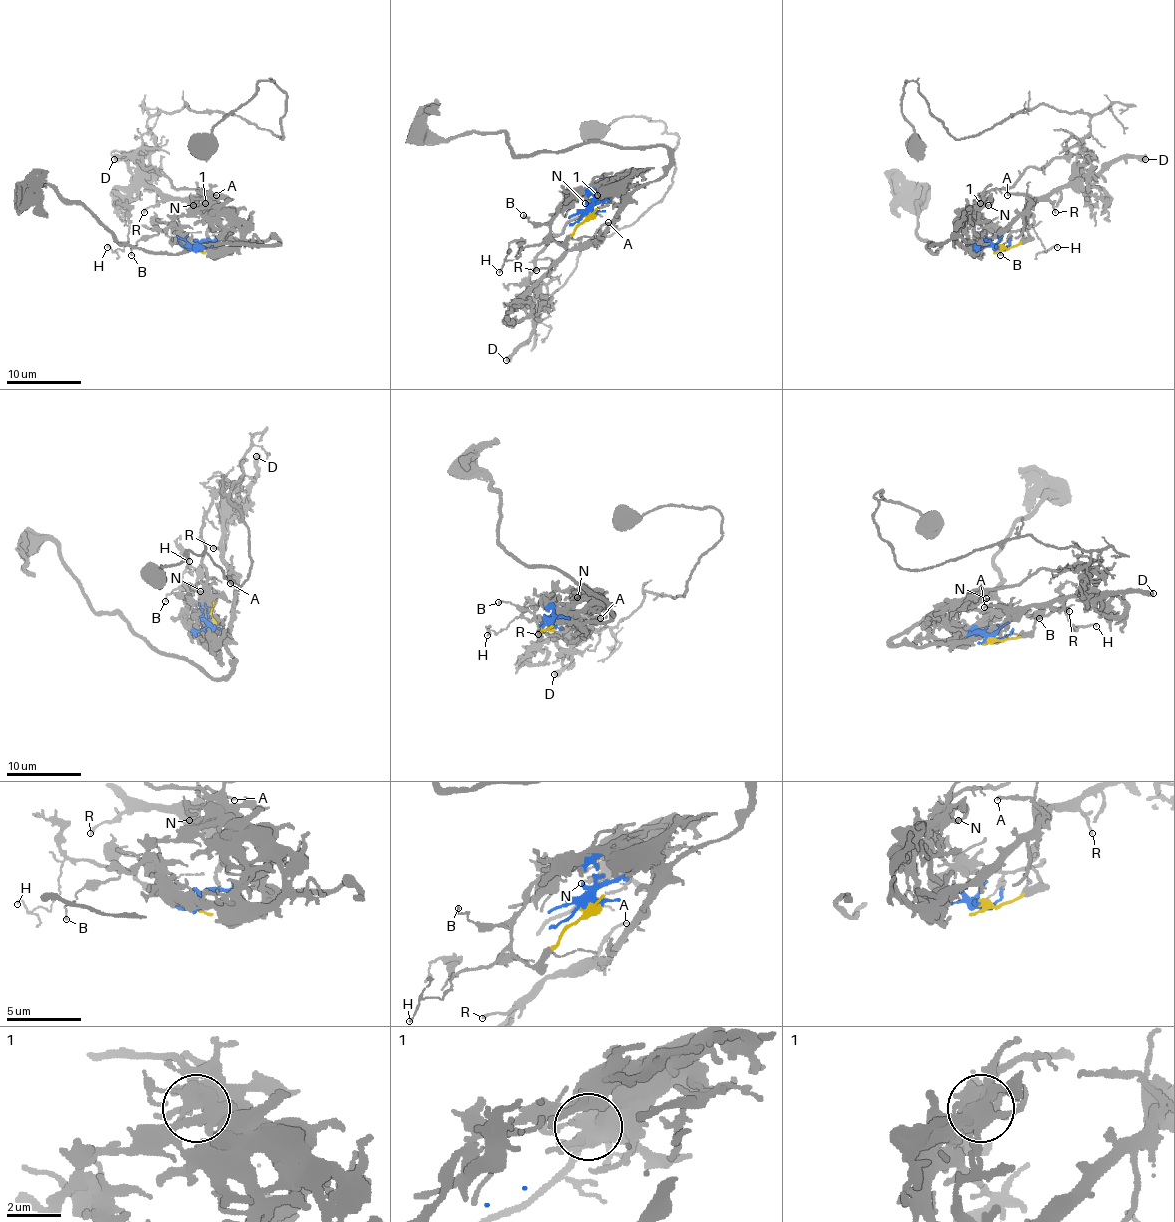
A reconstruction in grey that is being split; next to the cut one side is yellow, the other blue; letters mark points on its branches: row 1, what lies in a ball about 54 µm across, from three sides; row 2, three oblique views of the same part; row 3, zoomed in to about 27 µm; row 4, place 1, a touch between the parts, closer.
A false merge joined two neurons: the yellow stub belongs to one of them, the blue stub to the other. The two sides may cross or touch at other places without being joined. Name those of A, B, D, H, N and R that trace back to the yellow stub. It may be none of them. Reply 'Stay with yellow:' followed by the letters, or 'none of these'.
Stay with yellow: B, H

